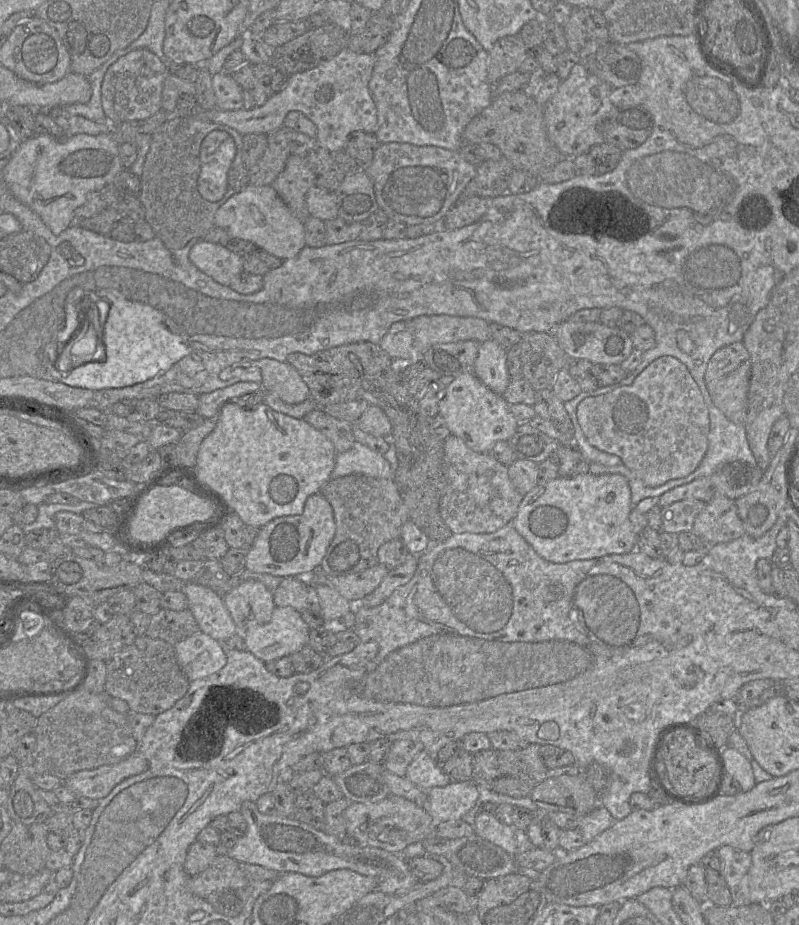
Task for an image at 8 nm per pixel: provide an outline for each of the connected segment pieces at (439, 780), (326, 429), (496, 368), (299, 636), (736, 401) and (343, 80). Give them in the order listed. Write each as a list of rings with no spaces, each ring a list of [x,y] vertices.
[[[427,751],[420,752],[409,764],[405,777],[422,790],[443,787],[452,780]]]
[[[321,408],[309,412],[303,419],[323,433],[332,442],[337,453],[349,450],[356,442],[352,423],[334,418]]]
[[[492,338],[479,344],[473,366],[474,375],[489,389],[503,395],[510,376],[506,365],[506,350]]]
[[[278,606],[269,622],[239,633],[243,634],[247,650],[267,663],[290,657],[307,646],[310,630],[298,610]]]
[[[741,341],[718,349],[710,358],[705,371],[705,384],[713,404],[736,424],[745,425],[750,370],[750,355]]]
[[[345,48],[335,57],[322,62],[315,68],[290,76],[286,88],[272,94],[262,106],[251,110],[244,108],[199,110],[197,105],[196,112],[191,117],[226,125],[242,135],[268,135],[285,128],[284,122],[288,113],[298,111],[316,125],[318,145],[335,153],[344,150],[347,138],[352,132],[376,133],[378,129],[377,108],[369,90],[374,64],[374,53],[355,53]]]

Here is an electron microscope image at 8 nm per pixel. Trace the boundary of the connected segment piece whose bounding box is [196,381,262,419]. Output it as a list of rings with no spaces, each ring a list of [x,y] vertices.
[[[241,381],[209,393],[201,394],[199,395],[199,406],[196,412],[206,419],[211,418],[228,401],[261,389],[262,384],[253,381]]]

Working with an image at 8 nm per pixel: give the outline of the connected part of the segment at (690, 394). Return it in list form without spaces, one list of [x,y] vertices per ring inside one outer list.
[[[673,356],[652,361],[630,385],[583,399],[577,406],[577,421],[592,446],[620,457],[648,487],[658,487],[669,480],[688,476],[699,466],[708,448],[710,420],[707,406],[687,367]]]

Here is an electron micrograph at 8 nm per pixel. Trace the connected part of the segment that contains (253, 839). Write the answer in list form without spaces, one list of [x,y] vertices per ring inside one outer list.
[[[251,801],[243,802],[239,811],[247,822],[247,830],[227,854],[235,860],[259,865],[279,873],[296,872],[310,877],[319,877],[332,870],[349,869],[375,878],[377,881],[375,890],[385,894],[409,890],[417,883],[408,860],[401,853],[359,845],[349,838],[340,840],[295,818],[263,814]]]

